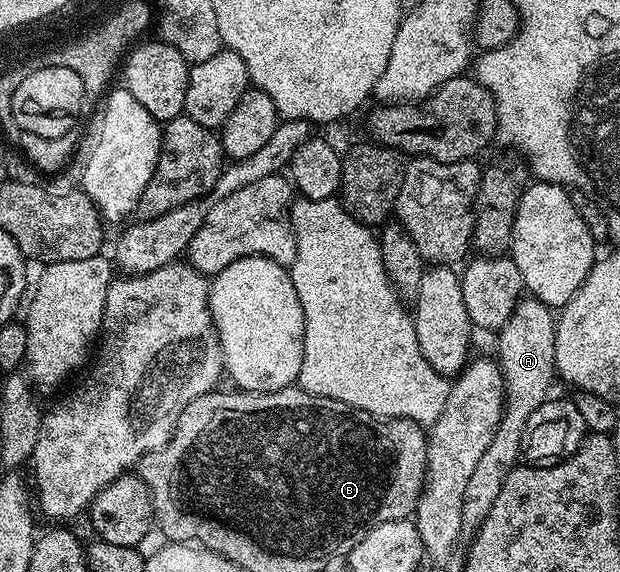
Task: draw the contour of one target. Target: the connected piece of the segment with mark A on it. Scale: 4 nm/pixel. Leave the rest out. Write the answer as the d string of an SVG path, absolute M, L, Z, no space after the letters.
M526 295L512 311L508 323L504 323L504 327L497 330L498 354L496 354L496 360L502 368L502 378L506 384L506 401L502 404L502 418L496 427L496 435L492 435L492 443L488 443L484 455L480 455L480 460L476 462L472 476L468 478L468 487L464 490L464 507L460 517L461 540L463 542L469 543L478 534L482 520L488 515L488 511L492 511L492 503L496 503L496 498L500 496L500 487L504 487L504 479L508 479L510 472L518 468L522 455L524 427L528 427L528 419L532 415L532 411L536 411L536 407L540 407L551 396L550 384L556 381L554 367L555 324L556 317L551 306Z

